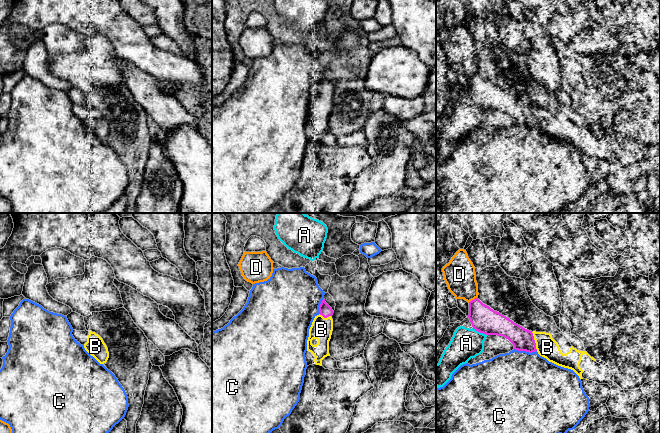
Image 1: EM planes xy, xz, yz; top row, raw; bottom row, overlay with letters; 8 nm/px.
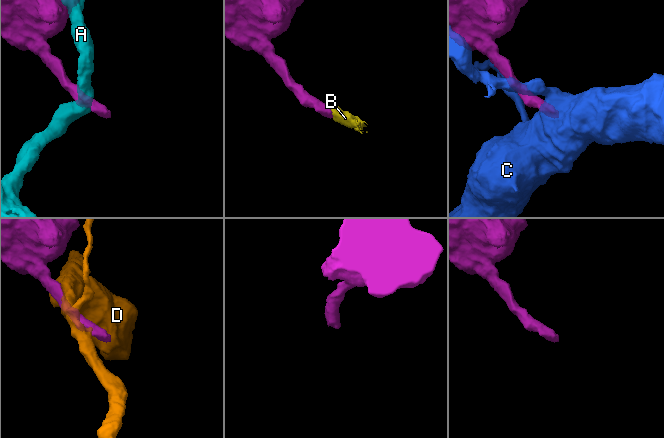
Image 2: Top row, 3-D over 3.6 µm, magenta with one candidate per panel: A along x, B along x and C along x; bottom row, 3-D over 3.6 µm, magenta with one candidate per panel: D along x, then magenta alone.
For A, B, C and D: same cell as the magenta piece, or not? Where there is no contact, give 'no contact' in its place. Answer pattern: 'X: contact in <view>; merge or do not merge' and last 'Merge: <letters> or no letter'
A: contact in yz; do not merge
B: contact in yz; merge
C: contact in yz; do not merge
D: contact in yz; do not merge
Merge: B

